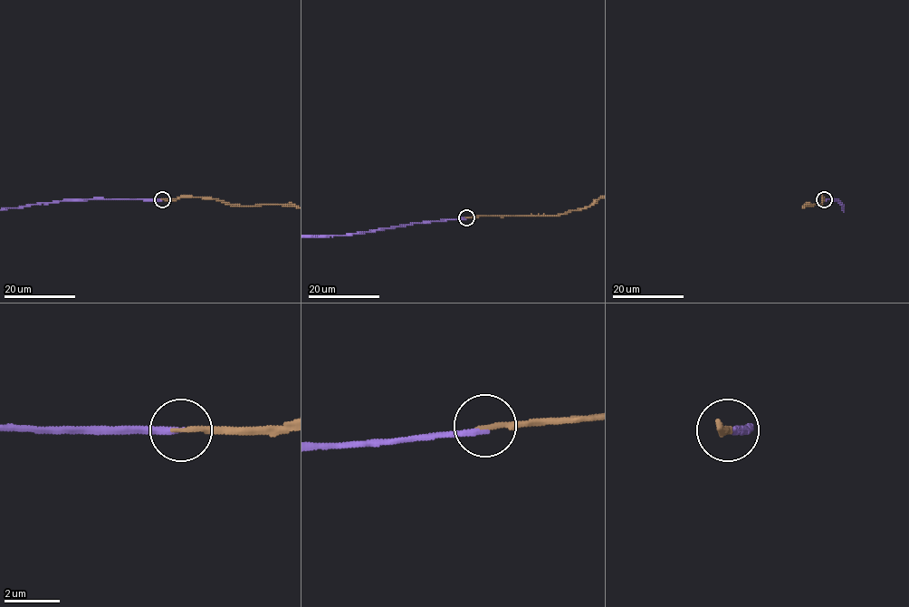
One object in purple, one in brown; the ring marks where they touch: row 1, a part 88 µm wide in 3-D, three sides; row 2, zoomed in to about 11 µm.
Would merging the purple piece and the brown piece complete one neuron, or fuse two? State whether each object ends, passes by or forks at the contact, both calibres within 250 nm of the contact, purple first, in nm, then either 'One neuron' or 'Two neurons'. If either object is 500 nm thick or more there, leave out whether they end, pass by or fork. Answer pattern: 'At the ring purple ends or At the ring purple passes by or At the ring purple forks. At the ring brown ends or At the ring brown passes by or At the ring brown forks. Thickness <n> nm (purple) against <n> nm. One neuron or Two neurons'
At the ring purple ends. At the ring brown ends. Thickness 220 nm (purple) against 200 nm. One neuron

